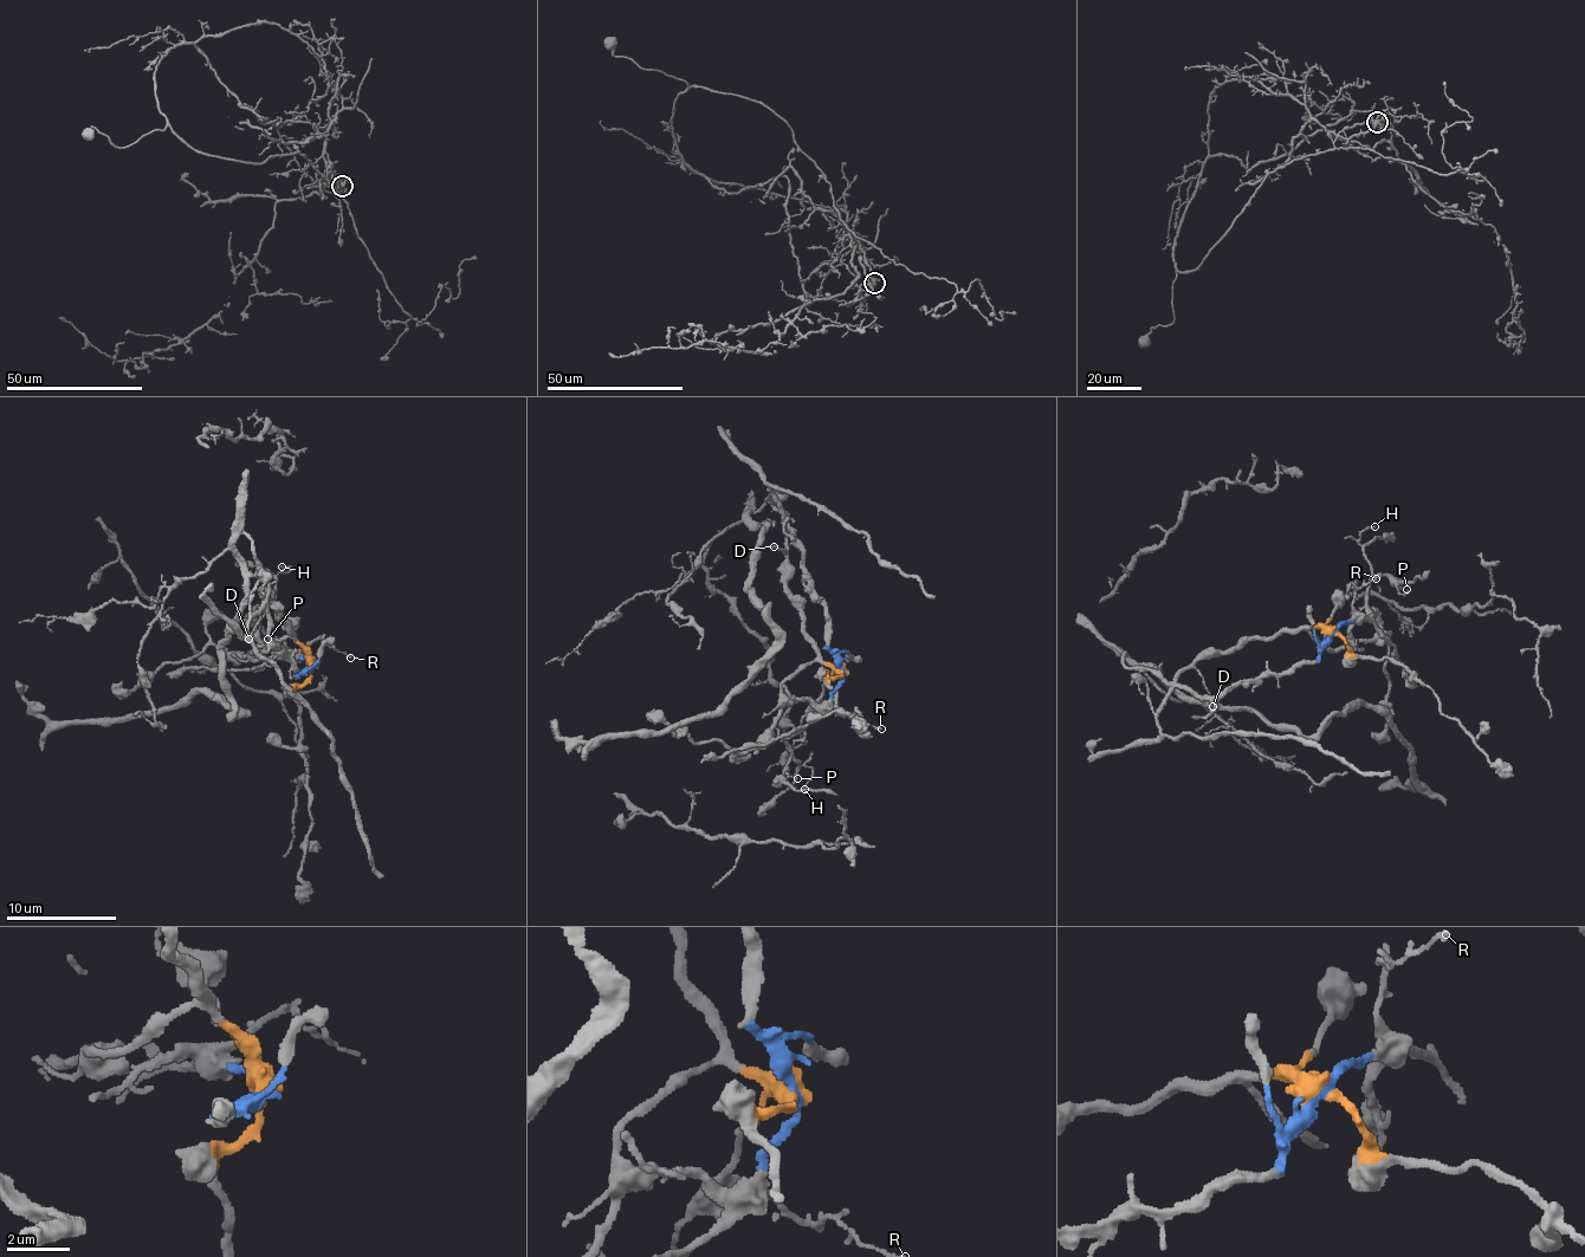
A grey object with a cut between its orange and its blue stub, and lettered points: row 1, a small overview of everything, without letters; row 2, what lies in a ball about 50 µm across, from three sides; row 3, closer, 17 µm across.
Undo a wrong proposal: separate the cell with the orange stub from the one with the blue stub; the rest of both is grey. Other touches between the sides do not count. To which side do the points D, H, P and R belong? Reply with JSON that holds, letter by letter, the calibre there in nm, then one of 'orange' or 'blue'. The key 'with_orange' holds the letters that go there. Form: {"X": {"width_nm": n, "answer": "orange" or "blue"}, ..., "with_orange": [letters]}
{"D": {"width_nm": 110, "answer": "orange"}, "H": {"width_nm": 100, "answer": "blue"}, "P": {"width_nm": 90, "answer": "blue"}, "R": {"width_nm": 120, "answer": "blue"}, "with_orange": ["D"]}

